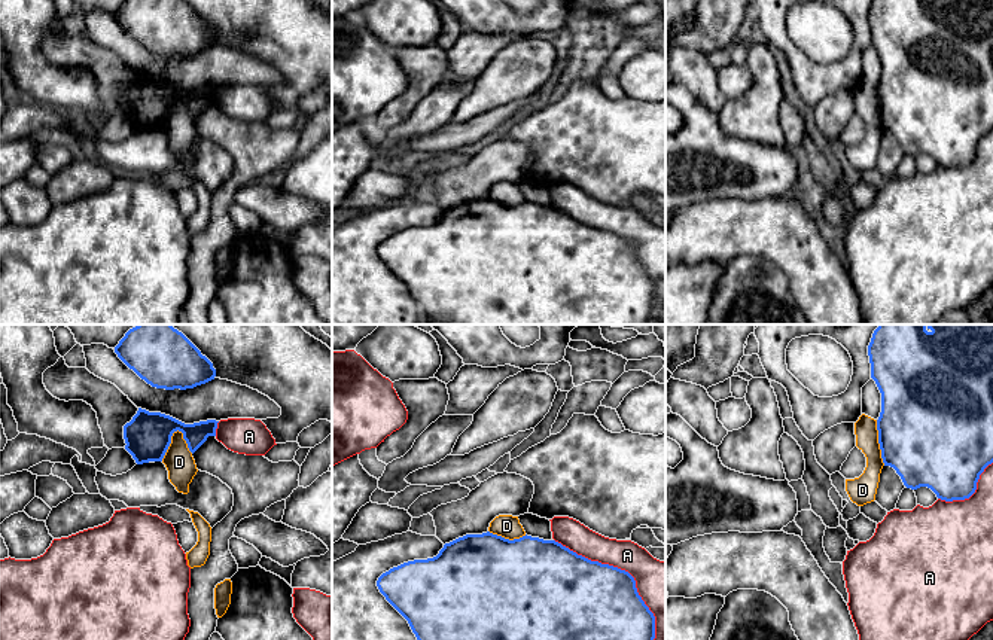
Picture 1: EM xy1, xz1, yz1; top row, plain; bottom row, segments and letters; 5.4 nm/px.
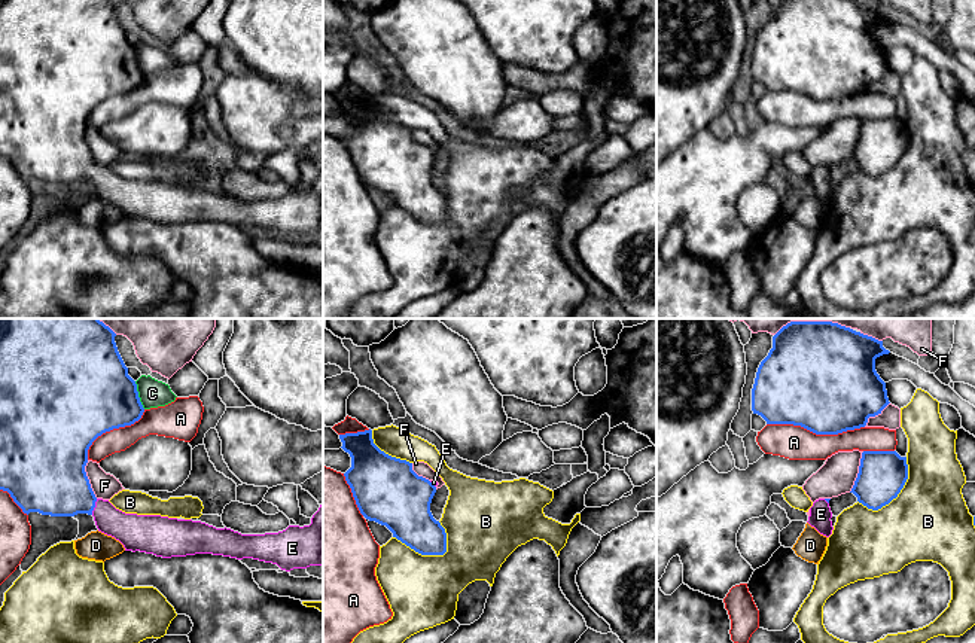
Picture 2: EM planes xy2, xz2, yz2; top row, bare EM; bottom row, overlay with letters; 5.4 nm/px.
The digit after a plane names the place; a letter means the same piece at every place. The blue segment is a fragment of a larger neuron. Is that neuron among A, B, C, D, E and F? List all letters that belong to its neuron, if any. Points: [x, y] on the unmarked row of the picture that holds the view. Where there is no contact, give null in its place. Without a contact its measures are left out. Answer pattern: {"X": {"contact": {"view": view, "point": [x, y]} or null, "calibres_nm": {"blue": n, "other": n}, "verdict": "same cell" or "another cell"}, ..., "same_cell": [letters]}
{"A": {"contact": {"view": "xz1", "point": [633, 244]}, "calibres_nm": {"blue": 460, "other": 280}, "verdict": "another cell"}, "B": {"contact": {"view": "xz2", "point": [420, 219]}, "calibres_nm": {"blue": 280, "other": 380}, "verdict": "another cell"}, "C": {"contact": {"view": "xy2", "point": [137, 61]}, "calibres_nm": {"blue": 440, "other": 150}, "verdict": "another cell"}, "D": {"contact": {"view": "xy1", "point": [170, 109]}, "calibres_nm": {"blue": 260, "other": 160}, "verdict": "another cell"}, "E": {"contact": {"view": "xy2", "point": [94, 173]}, "calibres_nm": {"blue": 340, "other": 180}, "verdict": "same cell"}, "F": {"contact": {"view": "yz2", "point": [859, 139]}, "calibres_nm": {"blue": 260, "other": 200}, "verdict": "another cell"}, "same_cell": ["E"]}

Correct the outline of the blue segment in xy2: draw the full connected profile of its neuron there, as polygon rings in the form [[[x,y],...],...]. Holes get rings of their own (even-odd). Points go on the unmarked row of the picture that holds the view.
[[[0,0],[0,156],[7,158],[24,180],[51,183],[94,183],[98,198],[119,207],[125,217],[140,217],[162,225],[195,220],[253,225],[277,231],[281,237],[323,232],[323,171],[310,192],[289,192],[278,199],[241,201],[201,188],[161,182],[125,180],[109,167],[97,165],[85,138],[88,116],[106,98],[131,92],[144,79],[137,51],[128,42],[116,9],[116,0]]]

